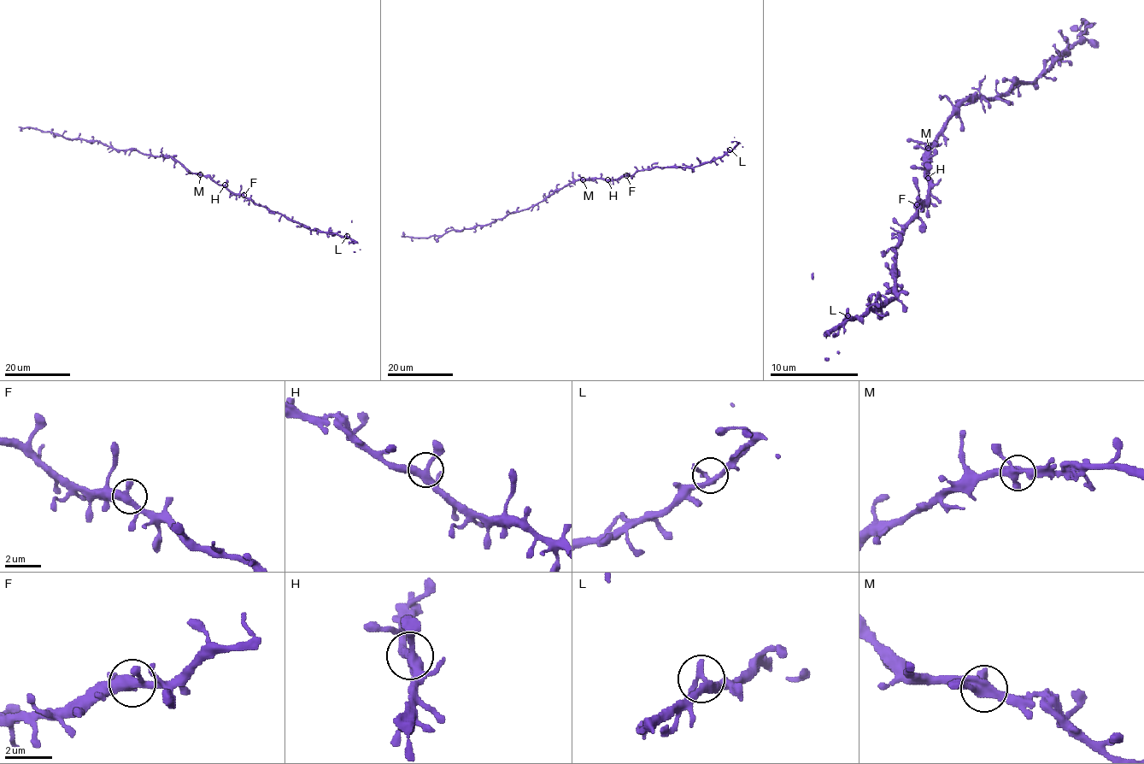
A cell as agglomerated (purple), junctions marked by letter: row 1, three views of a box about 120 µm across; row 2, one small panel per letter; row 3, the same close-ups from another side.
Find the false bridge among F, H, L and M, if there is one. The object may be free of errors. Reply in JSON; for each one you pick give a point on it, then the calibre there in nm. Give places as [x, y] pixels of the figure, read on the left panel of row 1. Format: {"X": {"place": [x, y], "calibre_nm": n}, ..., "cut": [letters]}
{"cut": []}

